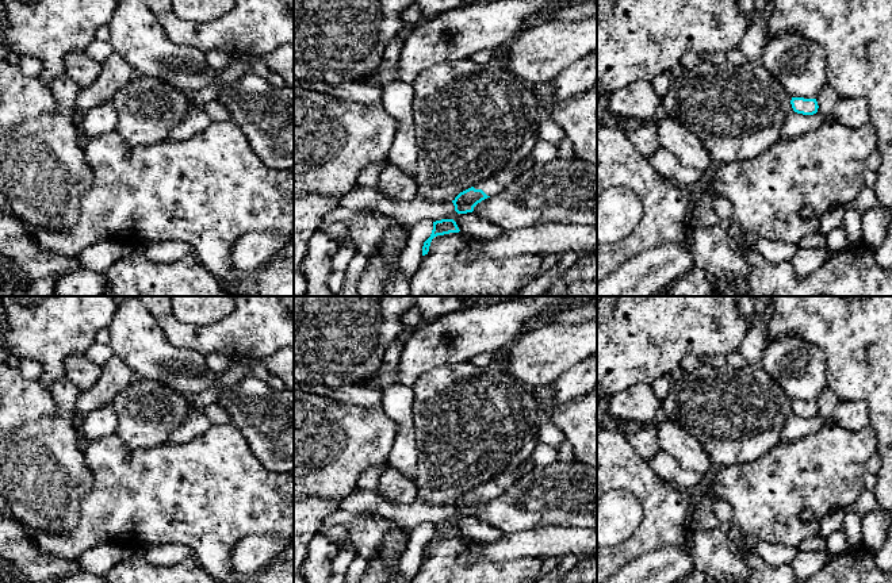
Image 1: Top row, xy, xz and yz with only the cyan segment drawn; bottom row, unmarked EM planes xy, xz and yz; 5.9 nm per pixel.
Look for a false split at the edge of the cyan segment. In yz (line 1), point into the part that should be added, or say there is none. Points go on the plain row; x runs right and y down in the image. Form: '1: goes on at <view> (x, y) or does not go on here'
1: does not go on here

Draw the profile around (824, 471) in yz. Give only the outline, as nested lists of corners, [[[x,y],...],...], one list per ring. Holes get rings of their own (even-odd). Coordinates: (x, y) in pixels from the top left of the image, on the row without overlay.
[[[827,419],[816,433],[781,441],[751,463],[713,469],[713,496],[732,507],[730,523],[749,541],[799,546],[818,533],[824,515],[853,507],[865,490],[866,461],[877,450],[878,441],[870,425],[850,432]]]

